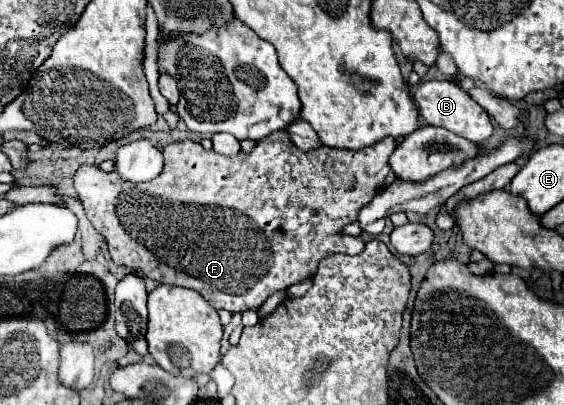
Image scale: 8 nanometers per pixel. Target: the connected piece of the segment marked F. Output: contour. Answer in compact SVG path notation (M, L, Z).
M276 131L272 133L272 137L266 137L262 141L256 143L256 147L250 153L236 153L232 157L220 155L214 149L206 151L200 143L192 141L192 139L184 139L184 141L176 141L164 147L164 171L148 181L148 183L130 183L124 181L118 173L106 173L96 169L94 165L82 165L78 167L78 171L72 175L74 179L74 189L86 209L88 219L92 221L94 229L98 229L110 249L110 257L116 265L124 265L132 271L142 271L146 277L158 281L158 283L168 283L168 285L180 285L180 287L190 287L194 291L198 291L200 295L204 295L210 305L214 309L228 309L228 311L246 311L246 309L258 309L268 295L272 295L274 291L280 289L288 289L290 285L302 281L308 275L316 273L318 263L332 255L332 253L360 253L364 249L364 241L358 237L348 237L348 235L340 235L340 229L348 223L354 223L358 219L358 213L364 205L368 205L372 201L372 197L380 191L384 191L388 185L392 185L392 181L396 179L396 175L392 173L390 165L388 165L388 157L394 153L396 149L396 139L394 137L384 137L382 141L374 143L372 147L366 149L332 149L332 147L322 147L322 149L314 149L314 151L300 151L296 149L296 145L292 145L292 139L288 137L288 131Z

